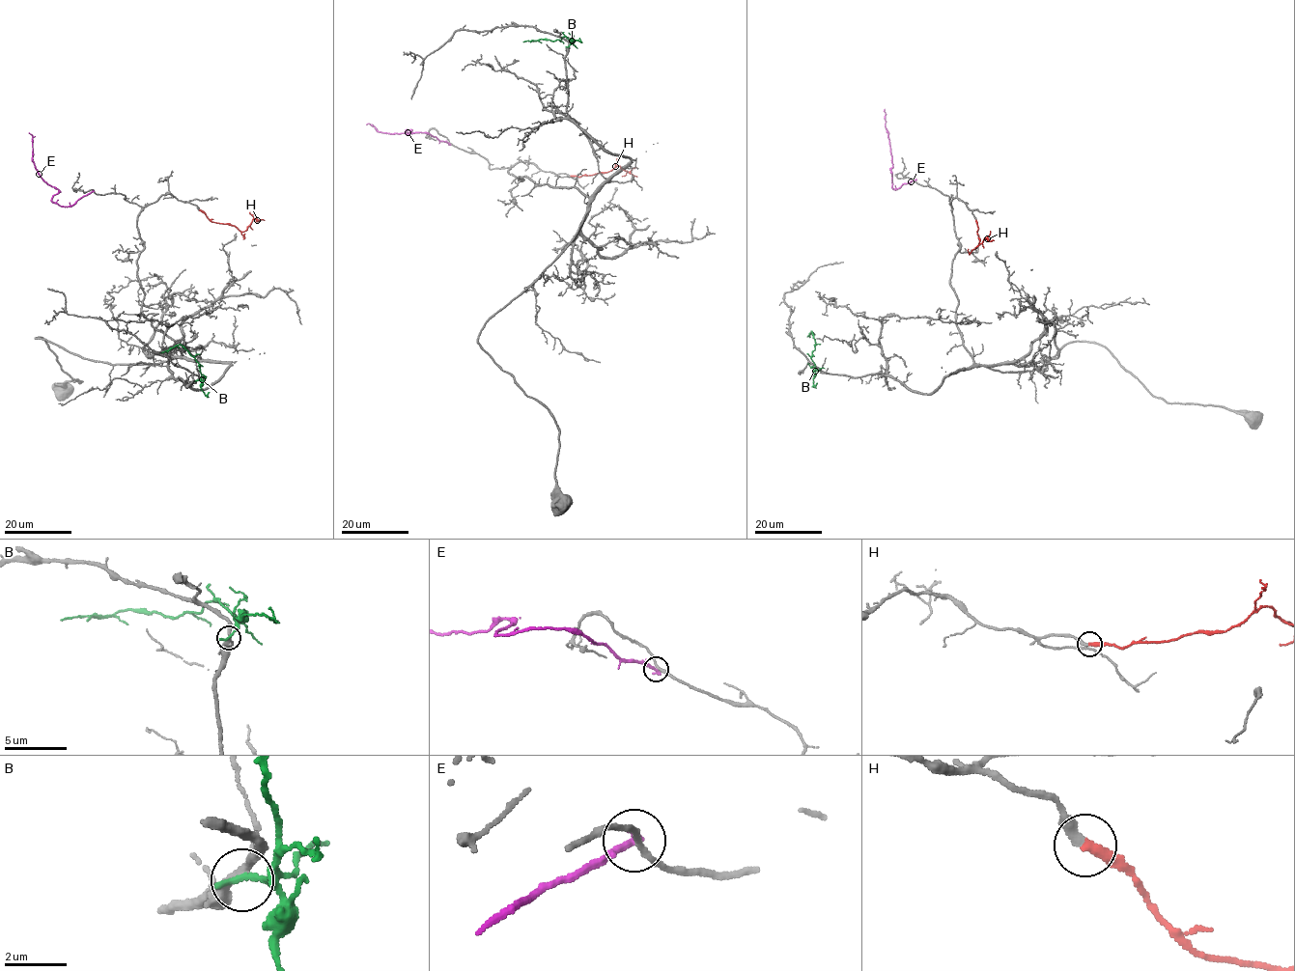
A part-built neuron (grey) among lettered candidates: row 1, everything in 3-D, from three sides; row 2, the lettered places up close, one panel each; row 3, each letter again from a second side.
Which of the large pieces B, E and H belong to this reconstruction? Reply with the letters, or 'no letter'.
H

